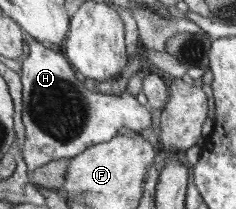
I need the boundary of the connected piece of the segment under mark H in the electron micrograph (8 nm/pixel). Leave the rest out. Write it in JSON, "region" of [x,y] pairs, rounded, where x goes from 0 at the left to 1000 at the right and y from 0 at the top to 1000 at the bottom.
{"region":[[[102,158],[97,201],[119,215],[119,273],[93,301],[93,589],[102,593],[102,718],[97,766],[119,813],[195,794],[242,766],[297,766],[415,684],[449,684],[496,651],[504,617],[534,608],[551,632],[610,627],[640,598],[640,550],[597,469],[547,455],[542,435],[517,435],[508,459],[453,455],[432,435],[373,431],[356,421],[356,378],[326,378],[322,325],[246,230],[195,225],[136,172]]]}

